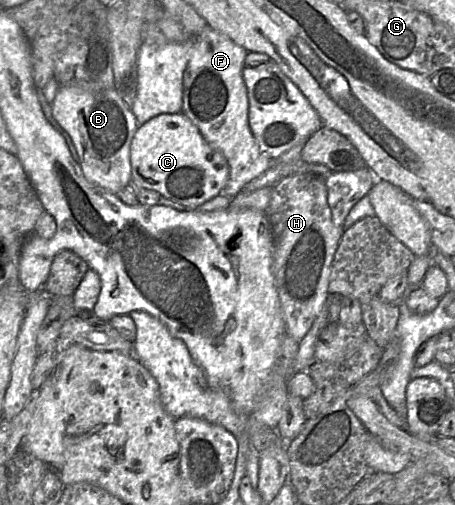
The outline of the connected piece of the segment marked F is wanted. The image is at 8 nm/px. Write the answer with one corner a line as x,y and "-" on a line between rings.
210,26
192,39
194,48
183,77
182,113
197,126
209,145
227,159
230,176
223,193
233,198
273,165
273,159
260,149
249,125
249,99
242,74
248,52

